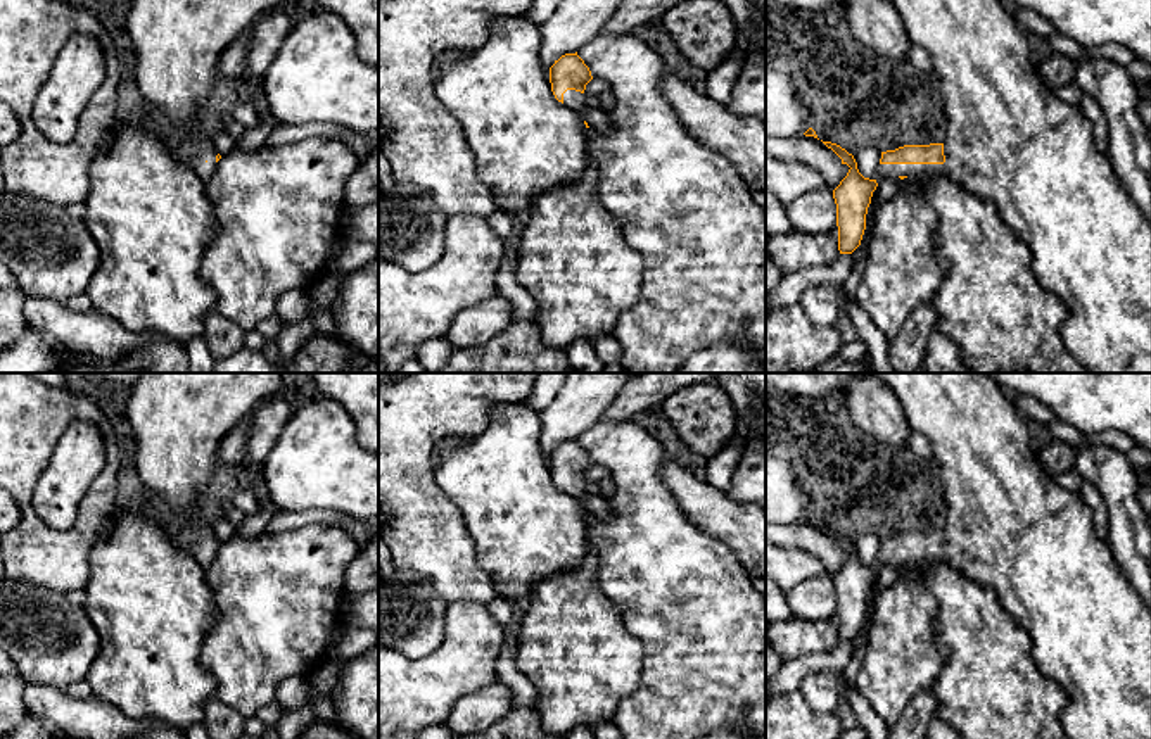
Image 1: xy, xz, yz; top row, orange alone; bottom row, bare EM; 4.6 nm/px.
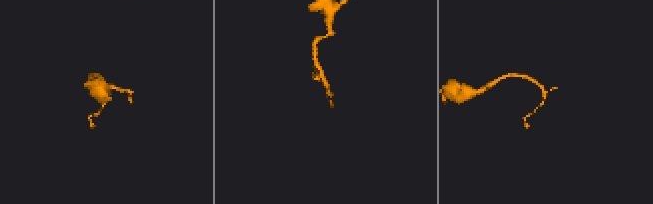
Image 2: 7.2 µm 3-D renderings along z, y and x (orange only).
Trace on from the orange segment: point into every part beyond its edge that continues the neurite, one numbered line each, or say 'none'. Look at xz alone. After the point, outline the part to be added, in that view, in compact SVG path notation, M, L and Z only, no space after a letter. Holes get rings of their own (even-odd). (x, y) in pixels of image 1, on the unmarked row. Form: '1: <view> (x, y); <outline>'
1: xz (572, 486); M576 477L563 480L563 490L574 496L584 506L586 482Z

